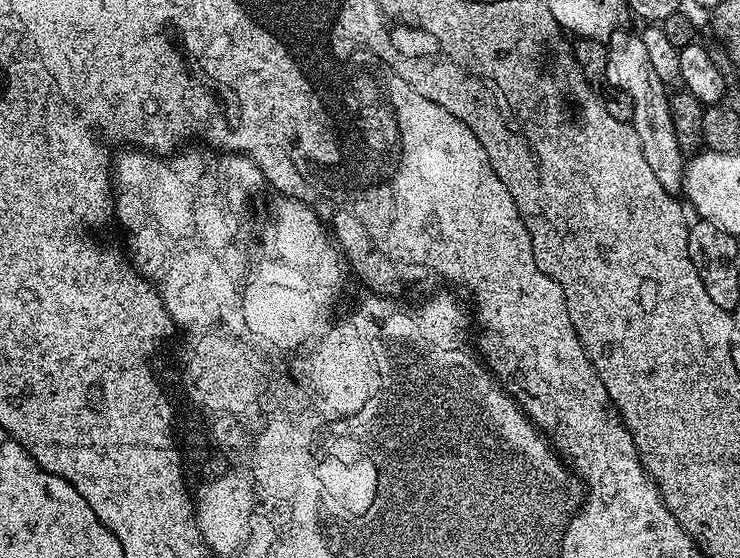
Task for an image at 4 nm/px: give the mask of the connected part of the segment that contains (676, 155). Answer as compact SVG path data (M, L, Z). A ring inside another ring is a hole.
M617 34L607 41L607 46L604 80L628 92L629 98L632 99L630 123L638 134L638 142L642 142L642 154L646 154L646 162L650 165L650 170L654 170L654 178L662 182L667 192L679 193L684 186L686 153L680 147L678 134L674 130L669 89L662 82L662 78L658 78L658 73L650 63L650 57L646 54L646 42L642 42L639 34Z

